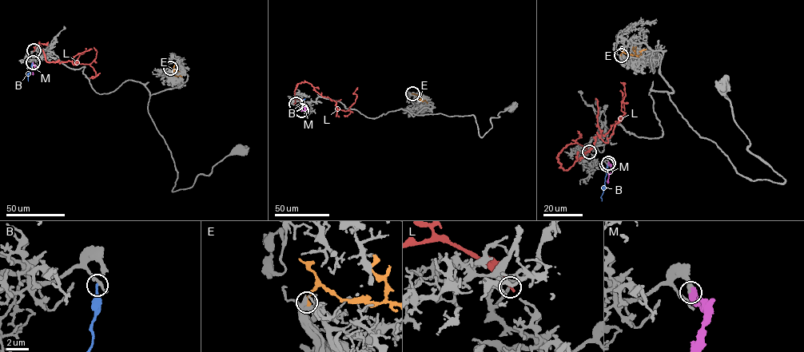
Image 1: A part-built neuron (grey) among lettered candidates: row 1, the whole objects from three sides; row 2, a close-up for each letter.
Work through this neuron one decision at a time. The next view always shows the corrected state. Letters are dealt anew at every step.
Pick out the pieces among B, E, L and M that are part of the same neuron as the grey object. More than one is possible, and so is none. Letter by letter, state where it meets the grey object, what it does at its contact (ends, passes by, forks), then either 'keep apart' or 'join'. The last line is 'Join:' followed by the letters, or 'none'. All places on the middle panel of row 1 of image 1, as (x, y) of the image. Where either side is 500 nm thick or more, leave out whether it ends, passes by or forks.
B: contact (301, 109); it ends; keep apart
E: contact (412, 93); it ends; keep apart
L: contact (296, 104); it ends; keep apart
M: contact (301, 110); join
Join: M

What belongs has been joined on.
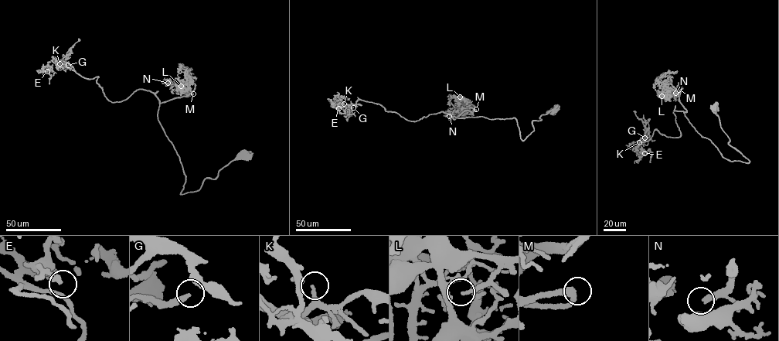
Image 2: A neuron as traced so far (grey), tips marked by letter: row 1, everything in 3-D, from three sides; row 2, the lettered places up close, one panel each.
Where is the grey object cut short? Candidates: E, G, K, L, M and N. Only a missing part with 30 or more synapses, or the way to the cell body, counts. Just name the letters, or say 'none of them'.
G, K, N

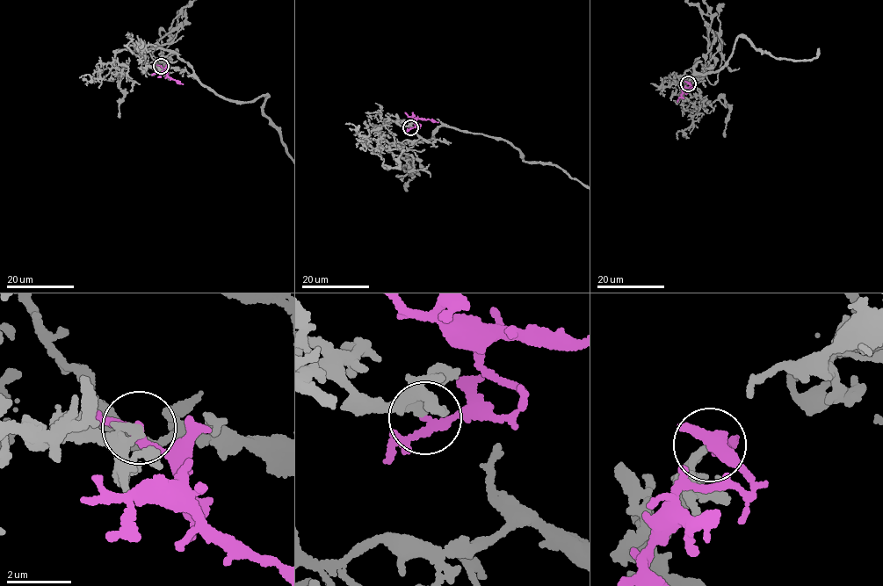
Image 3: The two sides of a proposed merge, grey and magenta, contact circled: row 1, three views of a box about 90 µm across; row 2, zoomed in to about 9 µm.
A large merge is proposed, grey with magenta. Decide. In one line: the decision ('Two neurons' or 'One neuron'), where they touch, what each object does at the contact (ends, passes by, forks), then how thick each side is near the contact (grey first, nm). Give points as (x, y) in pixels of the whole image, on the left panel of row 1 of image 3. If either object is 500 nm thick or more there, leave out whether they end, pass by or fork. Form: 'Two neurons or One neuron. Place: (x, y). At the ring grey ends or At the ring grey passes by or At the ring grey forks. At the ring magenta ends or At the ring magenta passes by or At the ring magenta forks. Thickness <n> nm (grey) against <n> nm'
One neuron. Place: (161, 66). At the ring grey ends. At the ring magenta passes by. Thickness 280 nm (grey) against 200 nm

